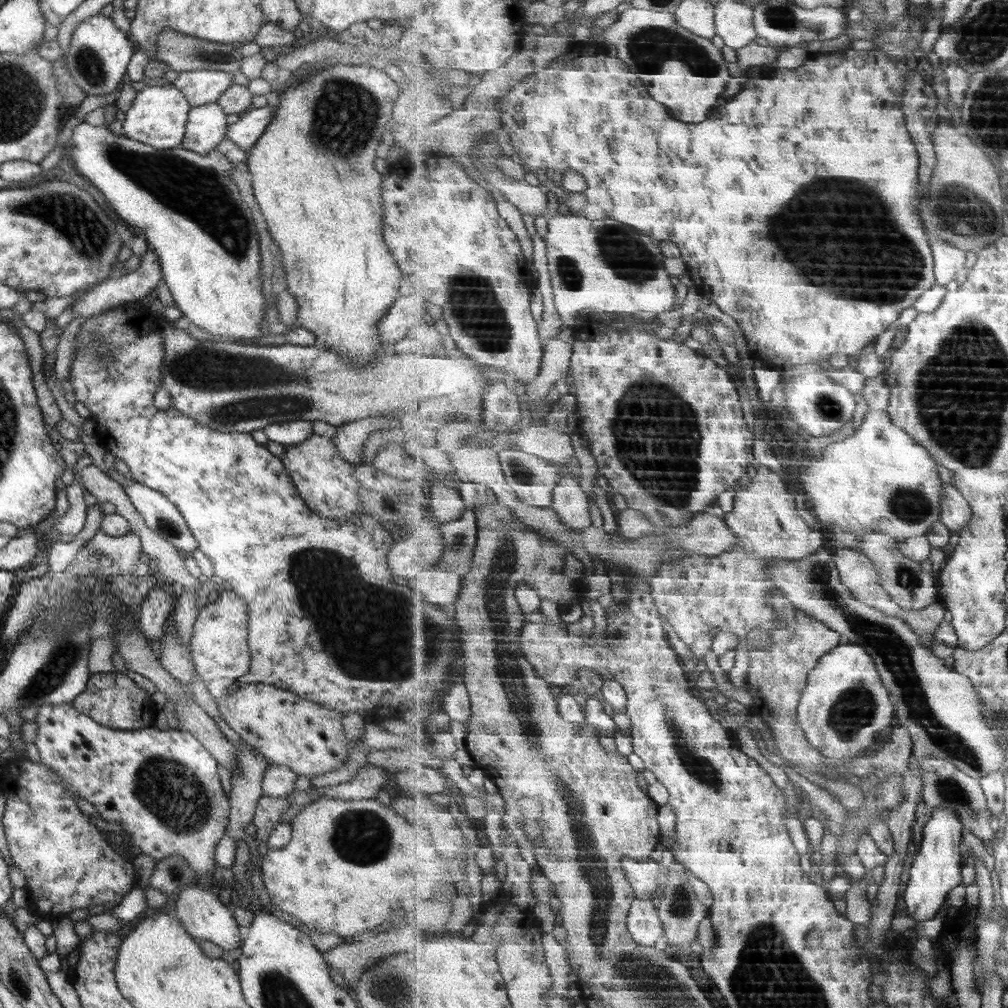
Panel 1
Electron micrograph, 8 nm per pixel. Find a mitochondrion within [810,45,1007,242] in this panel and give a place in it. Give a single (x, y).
(955, 210)

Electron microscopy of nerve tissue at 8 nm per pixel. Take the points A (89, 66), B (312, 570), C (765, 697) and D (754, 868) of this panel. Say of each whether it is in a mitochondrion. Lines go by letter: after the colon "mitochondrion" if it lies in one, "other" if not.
A: mitochondrion
B: mitochondrion
C: other
D: other

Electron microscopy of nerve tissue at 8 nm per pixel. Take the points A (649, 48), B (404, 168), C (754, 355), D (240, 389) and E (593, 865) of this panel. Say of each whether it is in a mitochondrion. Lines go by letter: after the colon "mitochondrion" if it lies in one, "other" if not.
A: mitochondrion
B: other
C: other
D: mitochondrion
E: mitochondrion

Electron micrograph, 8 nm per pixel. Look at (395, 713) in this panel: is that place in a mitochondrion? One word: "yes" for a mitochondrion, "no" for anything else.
no

